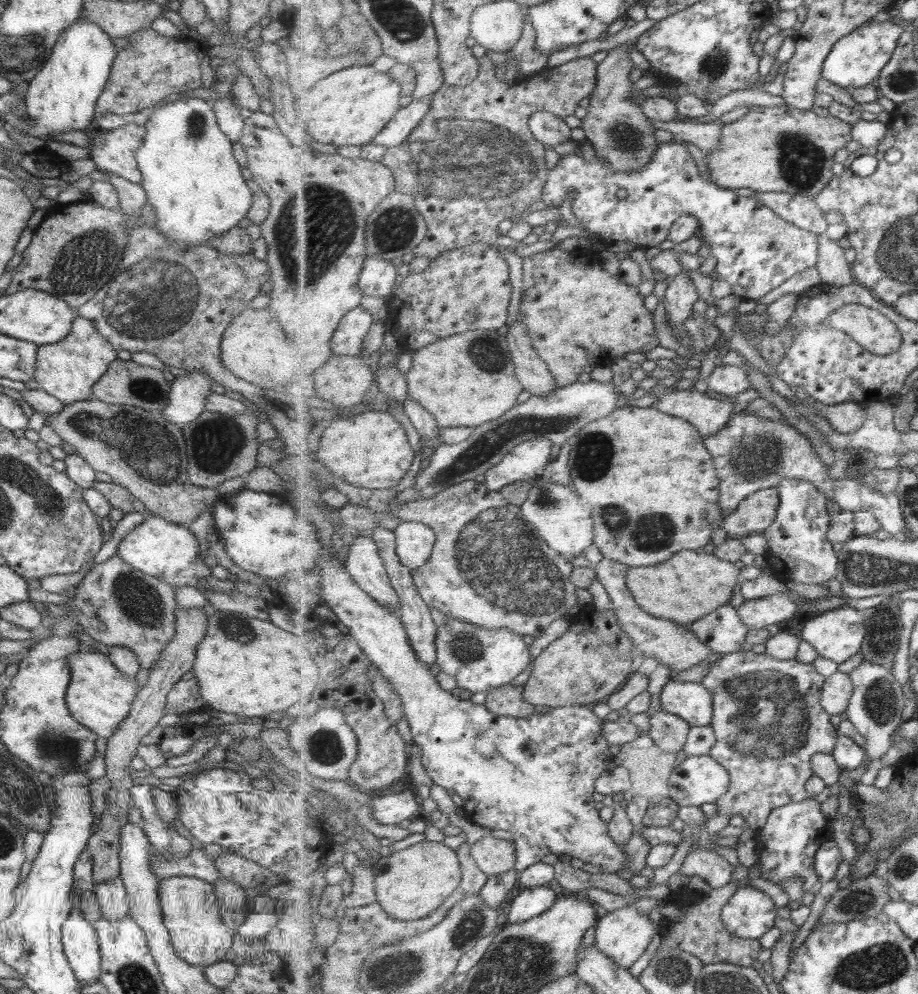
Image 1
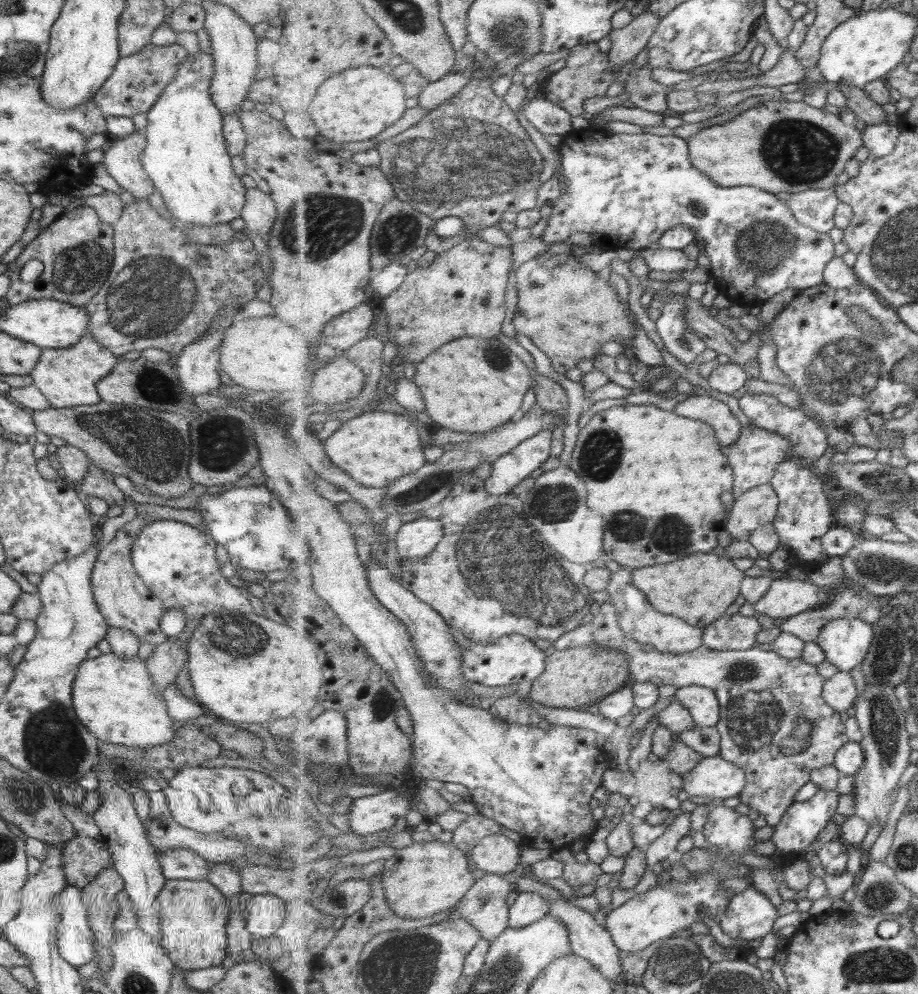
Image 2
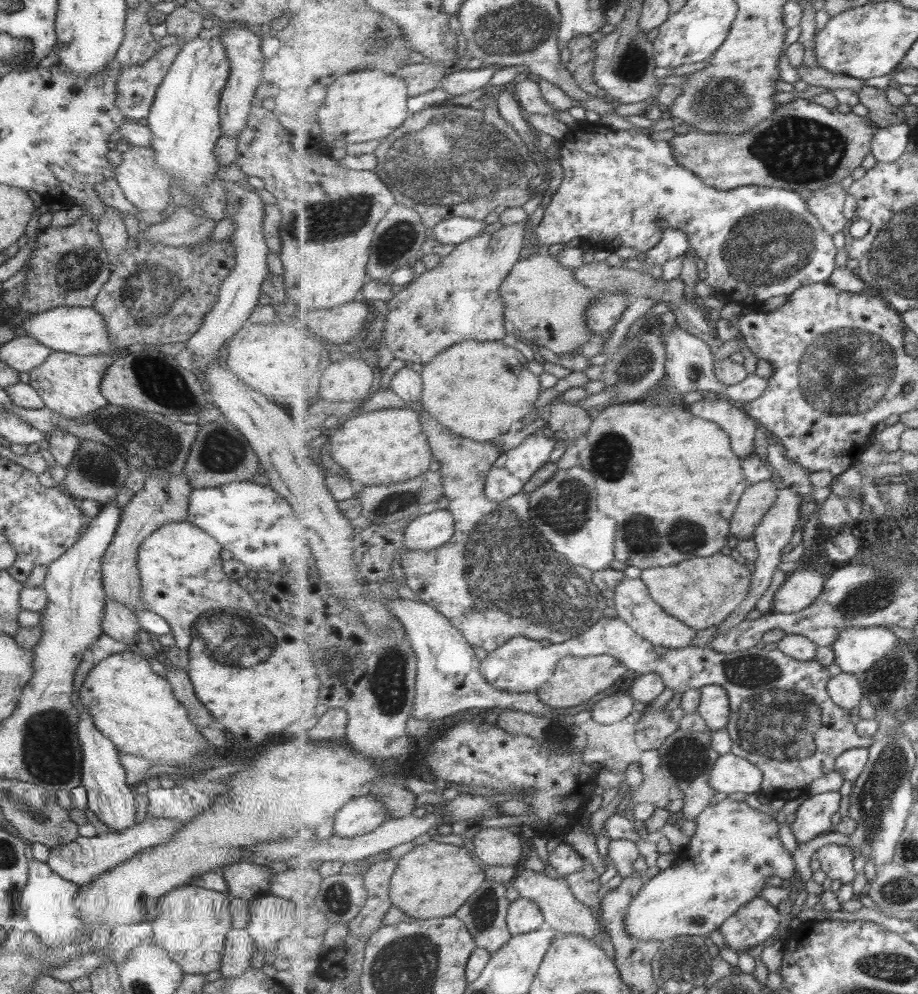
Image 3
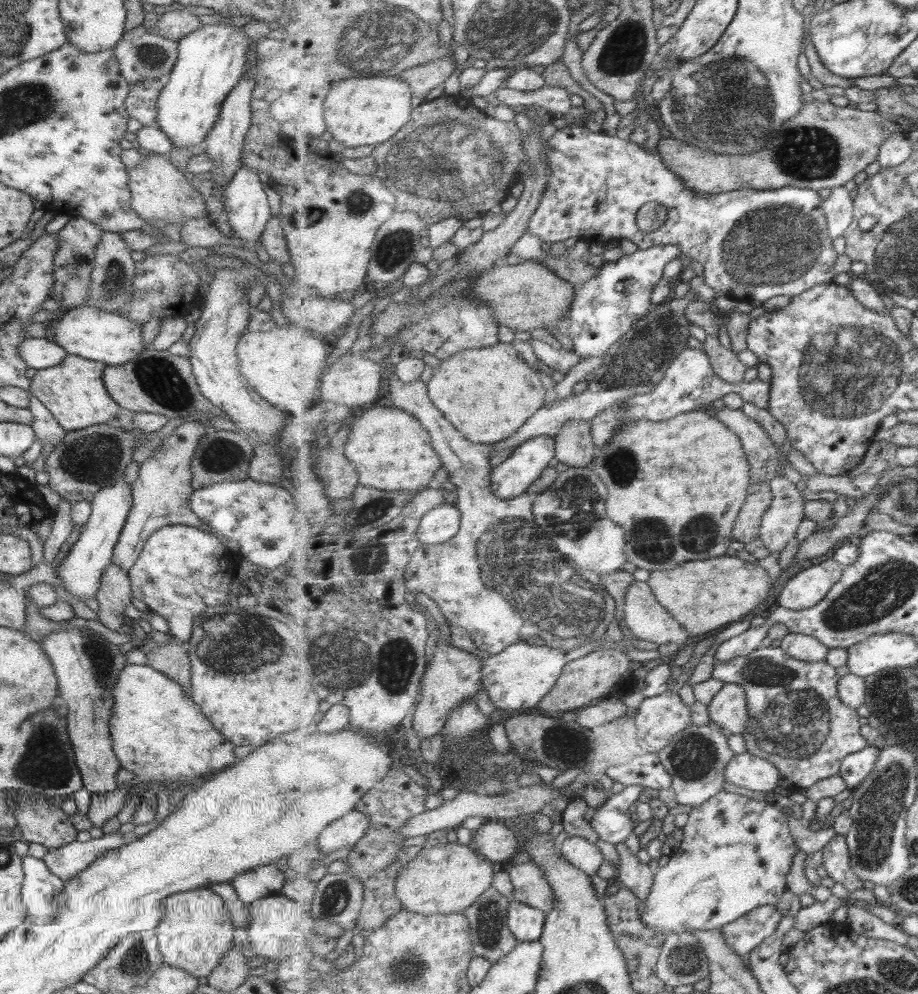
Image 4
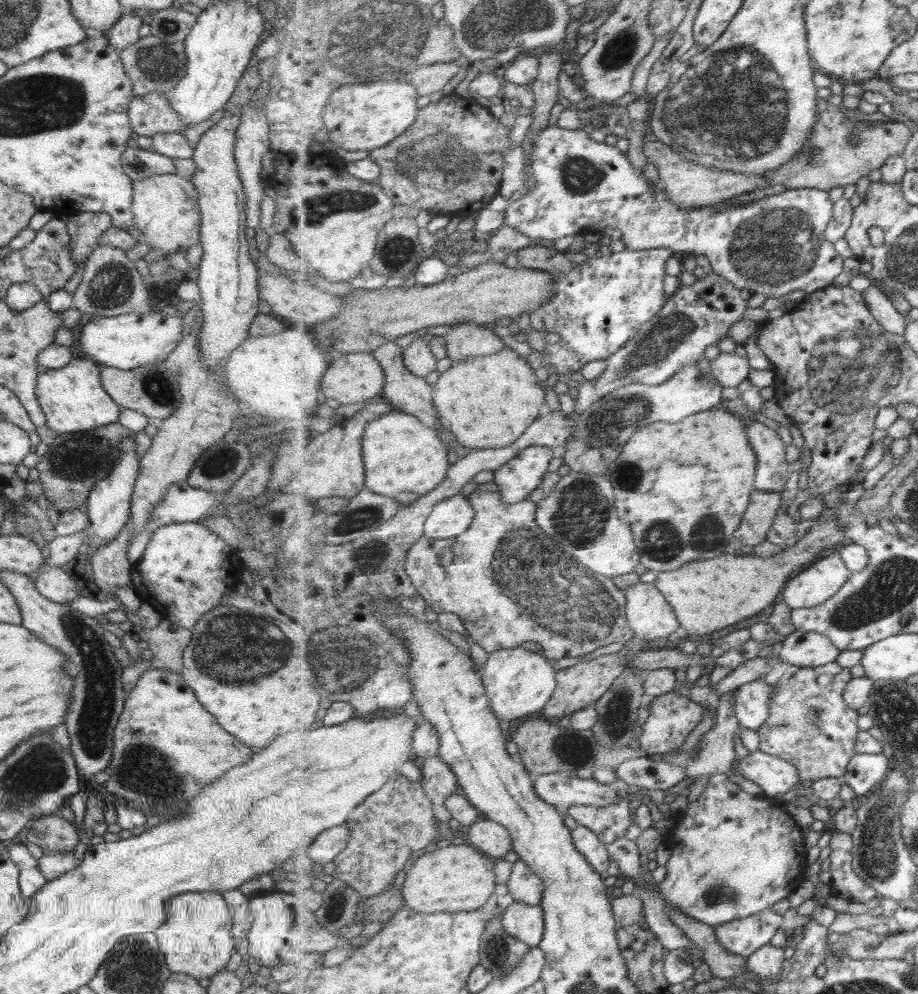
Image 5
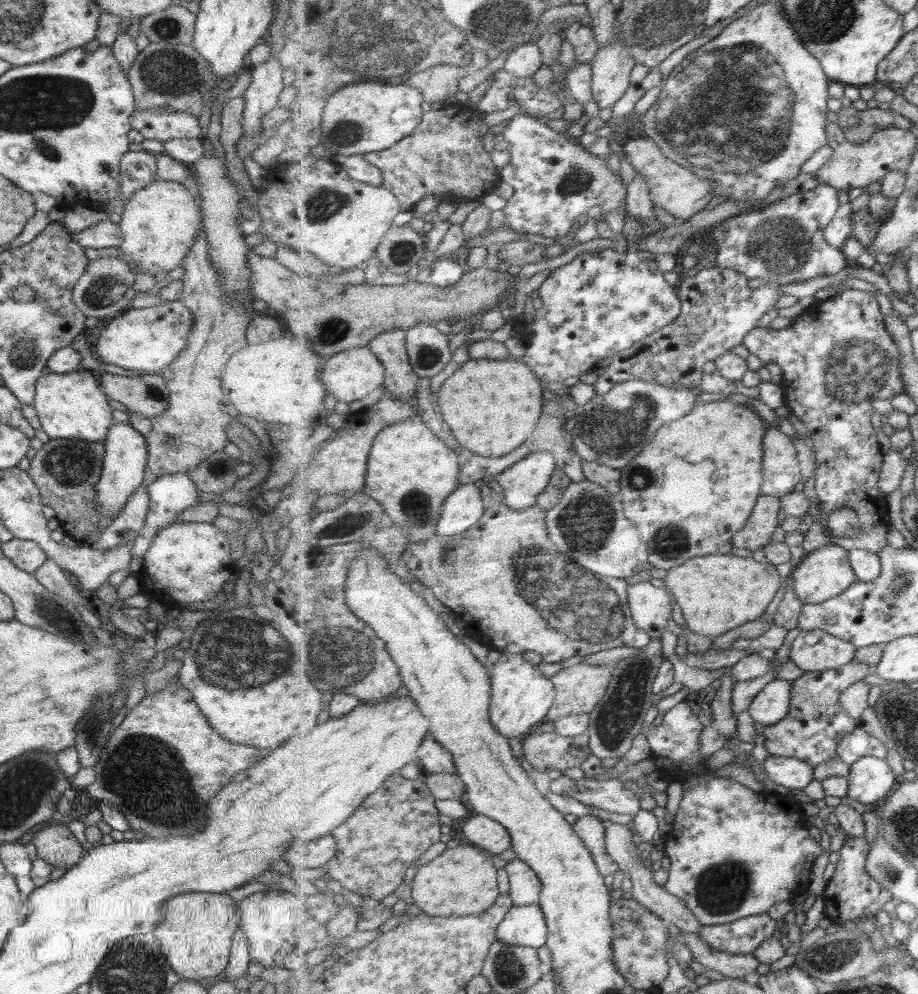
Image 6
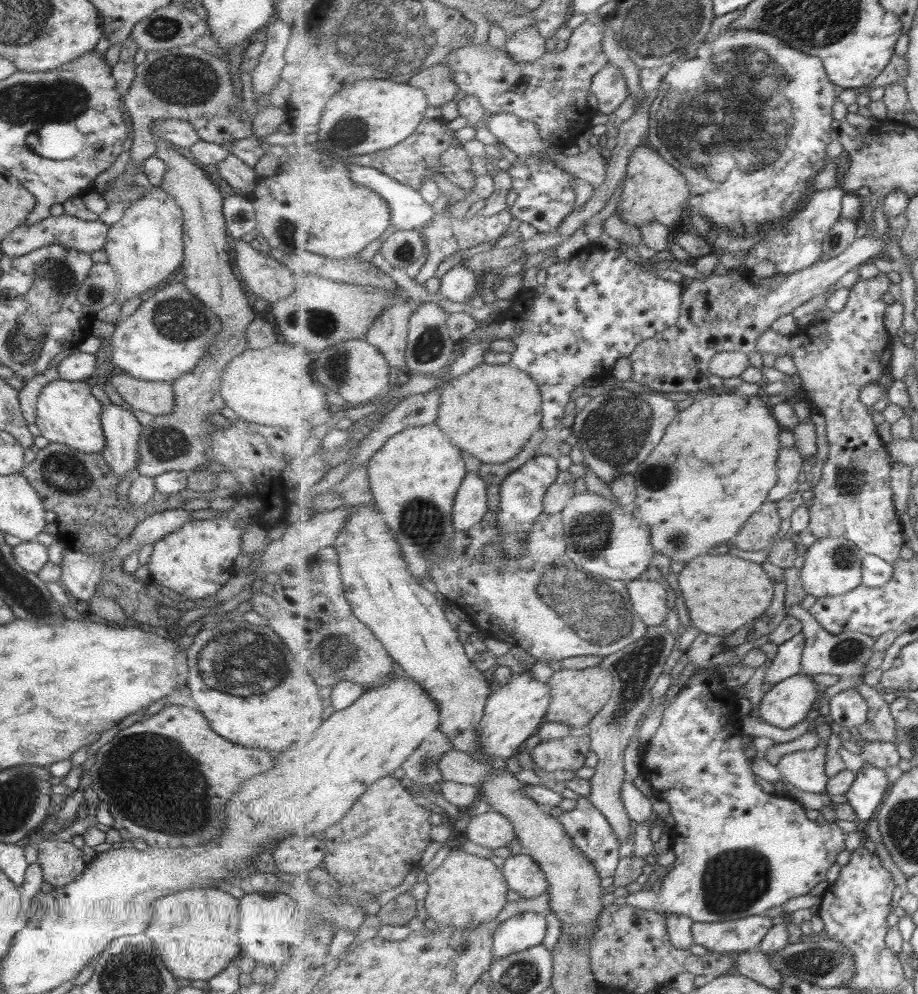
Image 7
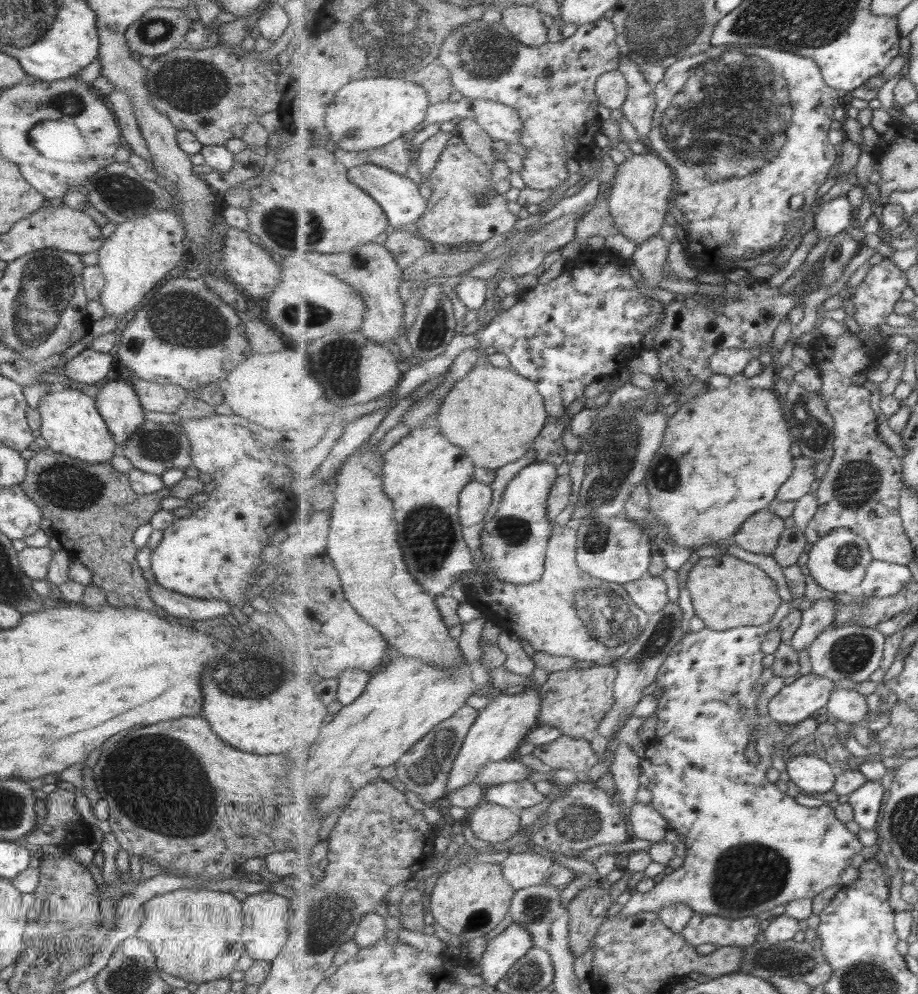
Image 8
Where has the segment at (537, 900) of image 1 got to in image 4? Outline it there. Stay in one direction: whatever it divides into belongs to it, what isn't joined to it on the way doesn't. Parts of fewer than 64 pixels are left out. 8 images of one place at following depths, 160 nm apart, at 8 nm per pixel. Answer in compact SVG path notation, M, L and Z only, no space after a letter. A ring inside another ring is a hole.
M514 899L511 900L507 923L511 933L519 942L539 941L546 928L546 919L545 912Z

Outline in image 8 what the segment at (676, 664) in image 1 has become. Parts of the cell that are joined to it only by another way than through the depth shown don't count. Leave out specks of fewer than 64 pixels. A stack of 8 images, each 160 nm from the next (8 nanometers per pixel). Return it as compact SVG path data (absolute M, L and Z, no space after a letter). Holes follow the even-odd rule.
M645 574L635 583L624 584L624 587L639 608L647 614L655 614L670 603L669 596L667 596L667 584L660 576Z

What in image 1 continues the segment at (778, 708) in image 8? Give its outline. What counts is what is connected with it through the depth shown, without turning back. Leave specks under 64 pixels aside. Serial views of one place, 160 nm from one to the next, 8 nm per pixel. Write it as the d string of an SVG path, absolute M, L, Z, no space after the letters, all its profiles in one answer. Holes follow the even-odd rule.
M669 678L660 694L662 711L685 719L692 726L709 726L713 720L713 696L703 683Z

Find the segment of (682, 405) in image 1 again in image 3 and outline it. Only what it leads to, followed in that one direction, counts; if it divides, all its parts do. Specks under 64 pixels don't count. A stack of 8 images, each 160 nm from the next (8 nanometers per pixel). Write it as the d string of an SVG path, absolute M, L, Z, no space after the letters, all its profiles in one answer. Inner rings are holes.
M701 399L688 406L687 409L695 416L720 426L730 434L735 453L742 460L749 458L755 452L755 436L758 422L749 416L743 408L728 399L705 401Z

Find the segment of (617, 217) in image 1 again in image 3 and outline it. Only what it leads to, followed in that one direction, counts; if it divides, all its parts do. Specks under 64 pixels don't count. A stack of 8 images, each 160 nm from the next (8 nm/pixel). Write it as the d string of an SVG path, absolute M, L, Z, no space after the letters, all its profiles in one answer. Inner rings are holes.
M611 128L611 131L607 134L596 133L595 136L592 136L589 133L573 129L566 134L561 142L560 164L564 171L562 183L556 190L556 193L551 196L551 202L543 212L543 217L535 229L537 236L539 236L538 240L544 246L550 244L572 245L579 238L587 238L595 246L599 246L599 248L603 248L603 250L610 251L611 253L614 253L621 246L630 246L646 253L650 248L661 242L665 235L663 228L657 225L657 219L664 218L668 227L687 234L692 246L691 253L696 258L704 260L706 268L702 273L703 282L707 286L721 290L726 300L732 303L740 303L744 306L755 304L755 302L765 303L771 297L788 296L797 291L798 288L806 287L813 283L827 283L837 268L835 266L835 254L837 254L838 249L833 244L833 236L823 229L823 225L819 223L818 217L810 211L806 198L799 192L777 190L777 188L771 187L759 188L758 186L732 188L730 191L713 188L711 185L705 184L691 169L679 164L679 161L675 158L674 148L670 141L653 140L649 135L634 130L615 131Z

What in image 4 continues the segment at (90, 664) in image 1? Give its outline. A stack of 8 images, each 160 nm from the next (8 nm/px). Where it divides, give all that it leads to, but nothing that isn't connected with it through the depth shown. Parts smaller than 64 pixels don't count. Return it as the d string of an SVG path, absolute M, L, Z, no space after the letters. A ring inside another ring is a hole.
M125 663L117 673L117 680L112 686L113 708L108 720L112 749L120 768L133 771L135 777L128 783L135 786L149 784L149 787L162 787L165 782L176 782L179 787L190 784L189 780L206 772L215 772L226 768L233 758L233 747L224 736L221 736L211 723L199 711L199 708L181 691L181 687L169 680L162 673L149 665Z

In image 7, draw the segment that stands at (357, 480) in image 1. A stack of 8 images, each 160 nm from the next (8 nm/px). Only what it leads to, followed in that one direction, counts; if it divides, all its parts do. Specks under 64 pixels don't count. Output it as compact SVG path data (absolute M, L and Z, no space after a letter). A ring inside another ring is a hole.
M431 424L427 426L421 426L419 428L407 428L407 430L403 430L400 434L397 434L395 437L387 440L387 443L383 445L383 449L378 451L371 459L371 466L369 466L369 478L370 478L370 488L372 490L372 494L379 507L379 511L383 513L385 516L386 523L388 527L393 531L395 538L399 541L399 544L402 548L402 553L404 554L408 568L411 573L414 574L416 578L423 578L429 575L431 577L431 570L435 568L435 564L439 562L439 560L443 560L443 557L448 553L448 548L450 547L451 540L454 539L454 536L457 534L457 530L454 527L454 506L455 500L458 496L459 488L462 487L463 479L468 476L467 466L463 462L463 458L461 458L461 450L459 450L459 446L455 446L443 430L436 424Z

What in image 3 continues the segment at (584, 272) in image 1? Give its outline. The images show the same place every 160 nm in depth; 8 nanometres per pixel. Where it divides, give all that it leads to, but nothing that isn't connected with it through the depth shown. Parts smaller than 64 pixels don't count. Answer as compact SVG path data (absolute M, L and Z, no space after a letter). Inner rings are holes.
M546 251L521 259L503 281L500 295L506 304L506 331L522 336L554 354L574 354L580 346L594 340L588 329L587 309L600 292L581 284L574 269L562 266Z

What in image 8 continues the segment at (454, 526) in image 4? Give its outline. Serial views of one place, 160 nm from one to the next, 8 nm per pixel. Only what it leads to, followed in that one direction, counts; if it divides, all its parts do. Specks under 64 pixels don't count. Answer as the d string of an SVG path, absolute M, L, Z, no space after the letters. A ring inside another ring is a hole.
M473 480L462 491L459 514L464 527L475 526L485 520L493 504L493 490L489 485Z

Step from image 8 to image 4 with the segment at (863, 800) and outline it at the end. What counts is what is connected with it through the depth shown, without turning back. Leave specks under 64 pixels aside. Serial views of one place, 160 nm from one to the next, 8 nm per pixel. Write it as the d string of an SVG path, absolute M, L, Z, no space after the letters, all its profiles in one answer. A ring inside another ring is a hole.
M870 744L862 751L854 752L853 755L843 759L840 775L851 787L851 790L856 789L864 778L869 776L869 773L875 768L880 752L880 747Z

